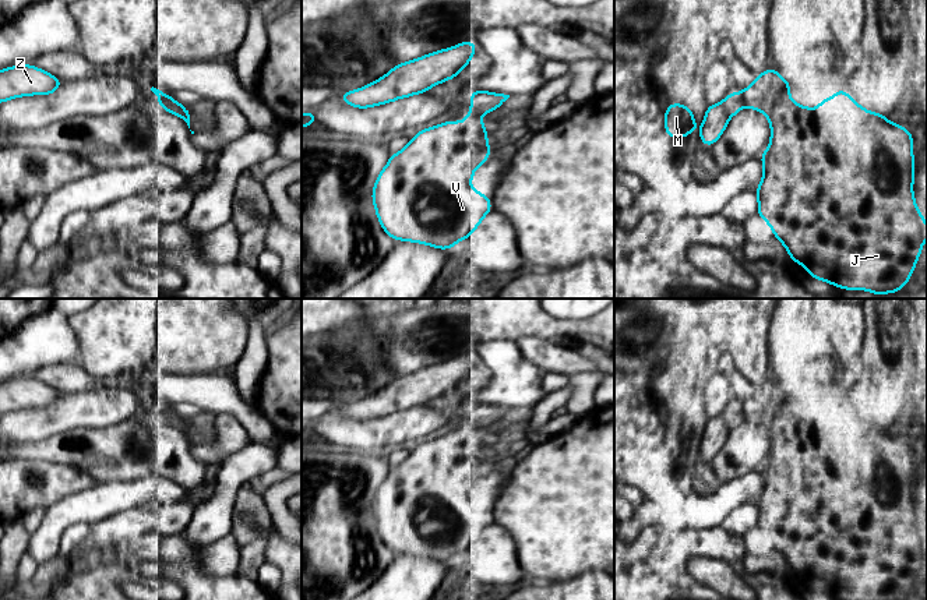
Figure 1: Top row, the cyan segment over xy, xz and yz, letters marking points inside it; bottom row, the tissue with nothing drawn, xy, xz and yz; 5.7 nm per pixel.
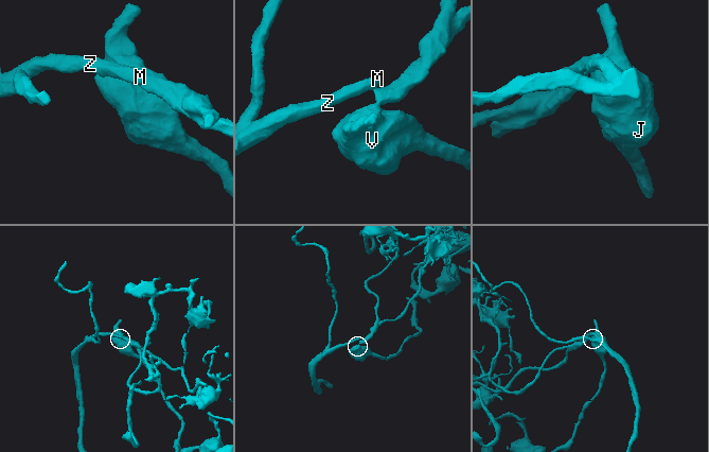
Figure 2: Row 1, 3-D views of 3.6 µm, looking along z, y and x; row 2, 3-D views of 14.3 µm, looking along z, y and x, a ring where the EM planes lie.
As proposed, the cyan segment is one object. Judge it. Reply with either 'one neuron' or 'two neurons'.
two neurons

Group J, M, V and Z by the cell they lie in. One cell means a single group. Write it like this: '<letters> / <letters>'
J V / M Z

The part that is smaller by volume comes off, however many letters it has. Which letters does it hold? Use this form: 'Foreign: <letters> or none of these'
Foreign: J, V

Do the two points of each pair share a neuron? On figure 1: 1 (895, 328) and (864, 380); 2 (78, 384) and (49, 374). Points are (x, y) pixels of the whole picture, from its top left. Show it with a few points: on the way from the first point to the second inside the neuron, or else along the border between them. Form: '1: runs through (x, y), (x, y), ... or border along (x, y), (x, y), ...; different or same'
1: runs through (884, 341), (877, 367); same
2: runs through (71, 378), (56, 378); same

